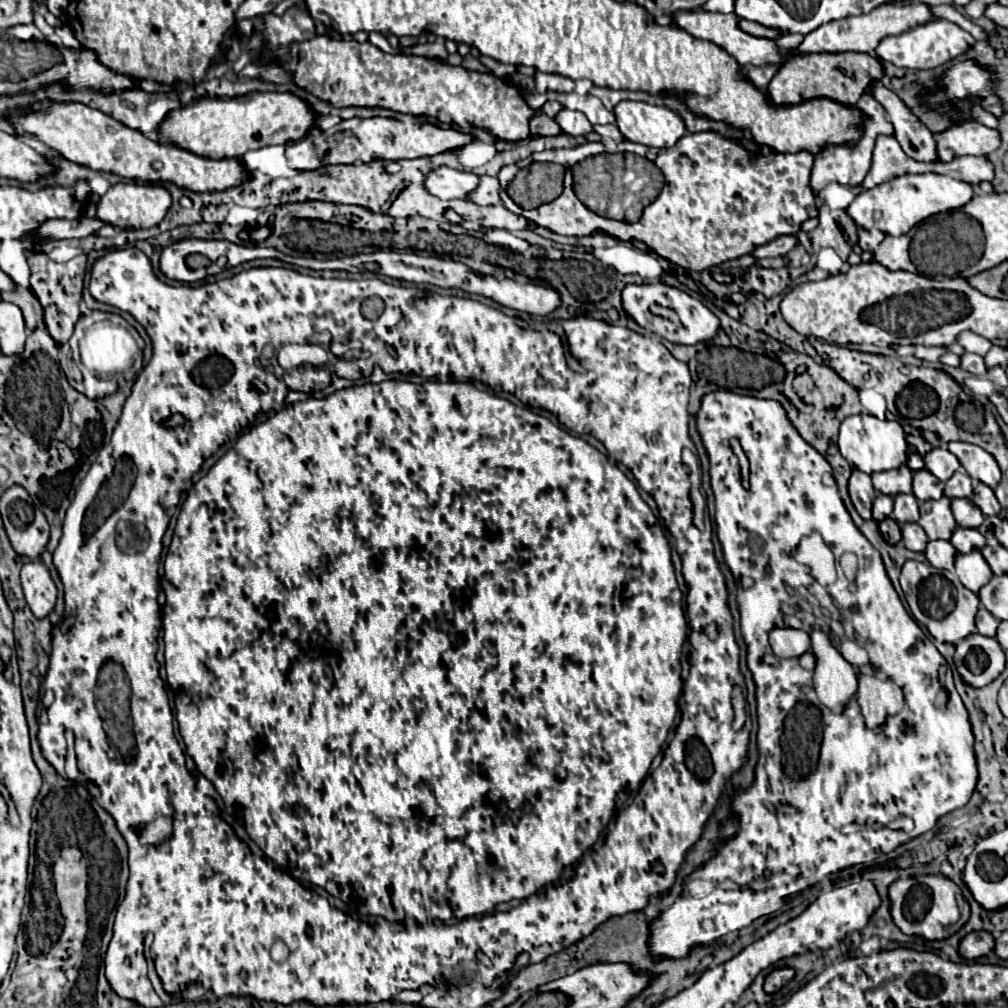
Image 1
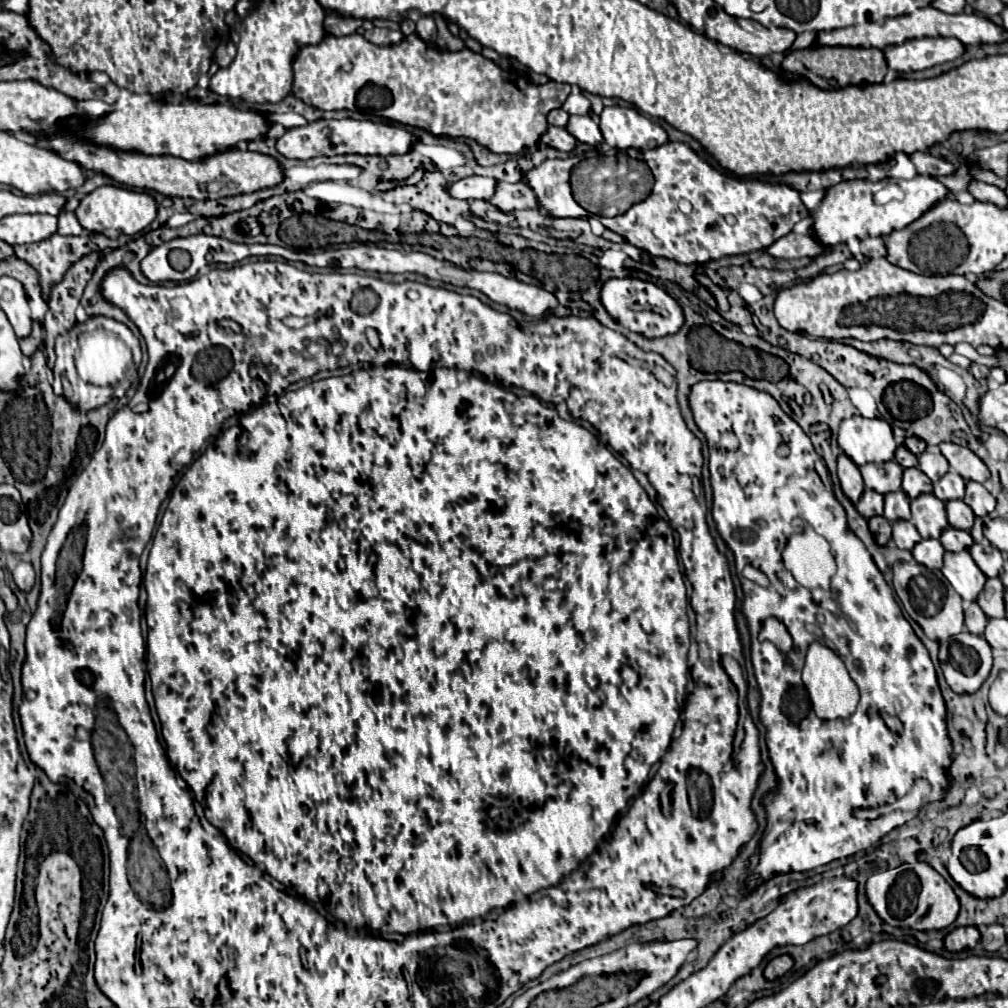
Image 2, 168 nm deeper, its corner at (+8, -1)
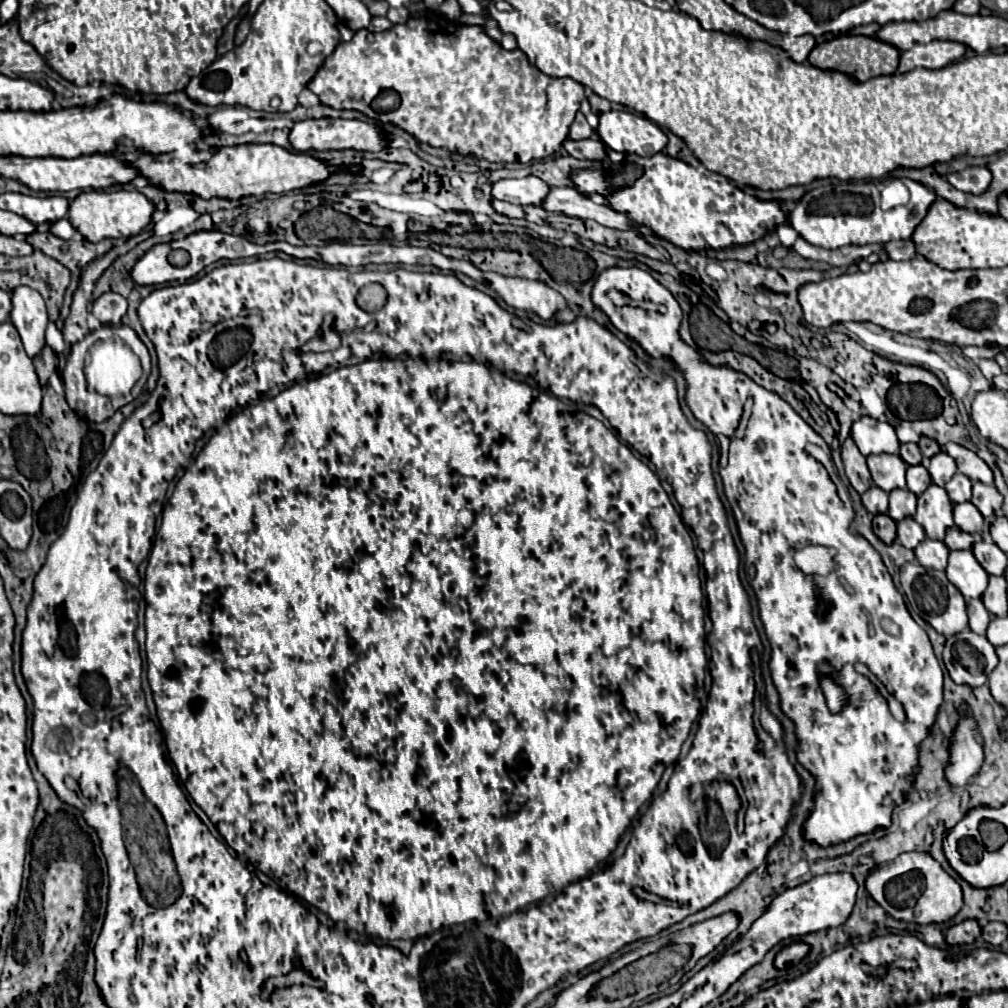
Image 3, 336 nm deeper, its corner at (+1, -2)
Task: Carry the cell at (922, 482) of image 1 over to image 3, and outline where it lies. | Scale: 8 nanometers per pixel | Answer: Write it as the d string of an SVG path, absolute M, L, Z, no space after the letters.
M918 464L918 466L908 466L906 480L908 480L908 490L914 492L916 496L920 496L920 494L932 484L930 474L928 474L928 470L926 470L922 464Z

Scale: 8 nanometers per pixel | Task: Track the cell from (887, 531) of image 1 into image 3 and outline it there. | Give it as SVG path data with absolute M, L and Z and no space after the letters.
M876 514L874 516L874 534L886 542L886 544L892 544L896 540L896 522L888 516L888 514Z

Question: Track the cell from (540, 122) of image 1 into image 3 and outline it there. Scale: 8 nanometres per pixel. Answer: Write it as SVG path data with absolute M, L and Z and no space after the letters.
M566 138L562 142L562 148L578 160L602 160L604 154L606 154L606 150L604 150L604 146L598 138L586 138L586 140Z

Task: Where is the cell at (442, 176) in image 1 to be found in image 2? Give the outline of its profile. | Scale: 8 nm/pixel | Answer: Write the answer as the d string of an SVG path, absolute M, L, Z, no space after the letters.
M473 175L473 177L467 177L467 179L461 179L461 181L453 183L449 187L449 193L455 199L469 199L469 197L473 197L473 199L485 199L487 201L487 199L493 197L495 185L497 185L497 181L491 179L491 177L477 177L477 175Z

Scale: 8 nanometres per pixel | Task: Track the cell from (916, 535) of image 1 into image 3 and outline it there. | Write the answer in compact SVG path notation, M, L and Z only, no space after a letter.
M904 518L898 522L898 540L906 548L916 548L922 540L926 540L926 534L914 518Z

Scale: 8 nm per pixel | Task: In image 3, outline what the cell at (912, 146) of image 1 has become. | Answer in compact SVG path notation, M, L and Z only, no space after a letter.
M972 166L972 168L966 168L962 172L950 172L950 174L946 174L946 180L954 188L958 188L962 192L982 194L988 188L992 176L990 176L990 172L984 166Z

